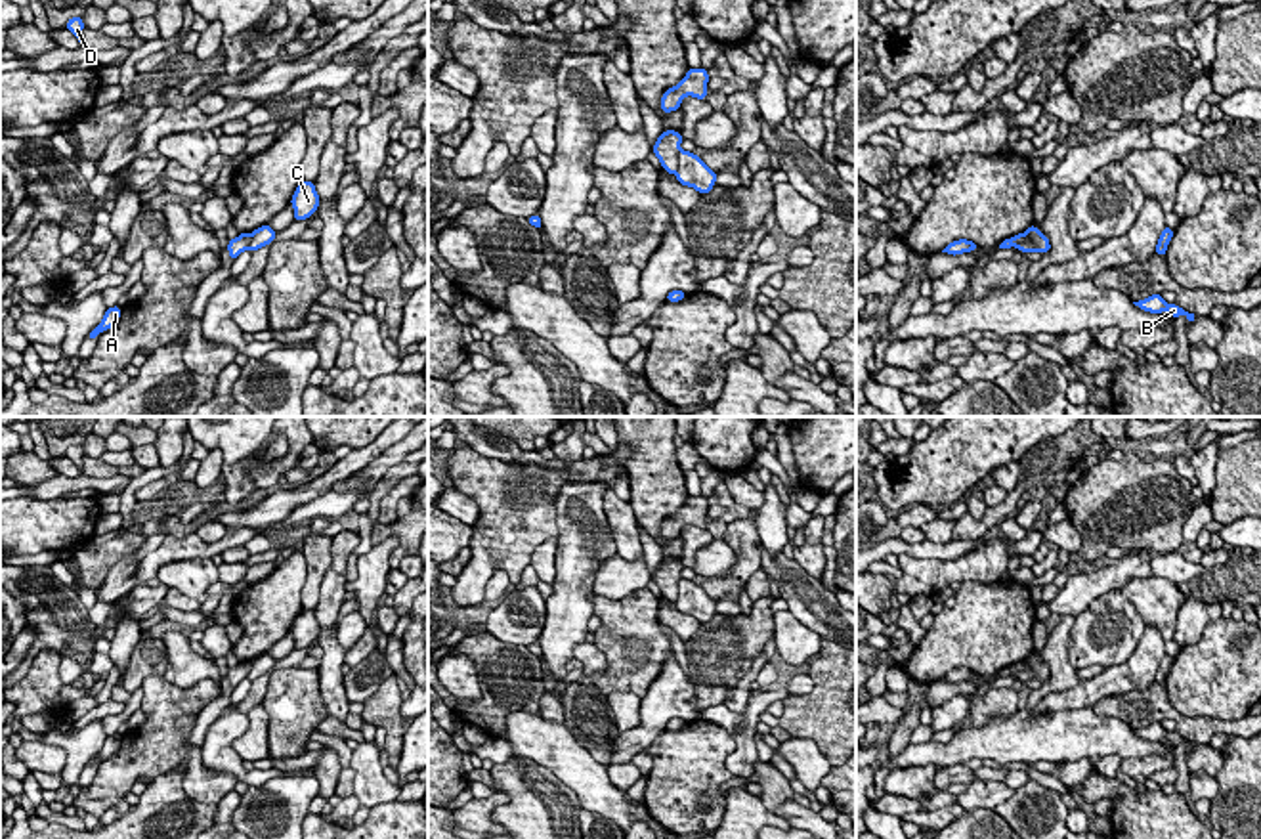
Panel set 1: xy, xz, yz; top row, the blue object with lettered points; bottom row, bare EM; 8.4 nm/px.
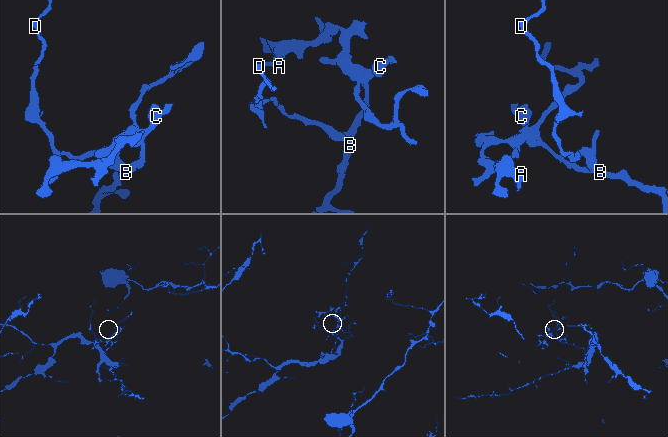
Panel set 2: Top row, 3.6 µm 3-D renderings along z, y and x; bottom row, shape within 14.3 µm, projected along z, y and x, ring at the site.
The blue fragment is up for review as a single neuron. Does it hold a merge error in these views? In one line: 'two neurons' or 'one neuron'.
two neurons

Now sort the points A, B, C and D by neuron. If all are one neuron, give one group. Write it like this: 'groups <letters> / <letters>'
groups A / B C D

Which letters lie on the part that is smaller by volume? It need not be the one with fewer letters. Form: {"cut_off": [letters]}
{"cut_off": ["A"]}

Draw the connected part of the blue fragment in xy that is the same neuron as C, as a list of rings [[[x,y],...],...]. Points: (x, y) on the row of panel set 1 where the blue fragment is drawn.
[[[302,182],[290,199],[290,204],[294,208],[294,220],[308,220],[319,208],[319,203],[321,199],[315,191],[313,182]]]

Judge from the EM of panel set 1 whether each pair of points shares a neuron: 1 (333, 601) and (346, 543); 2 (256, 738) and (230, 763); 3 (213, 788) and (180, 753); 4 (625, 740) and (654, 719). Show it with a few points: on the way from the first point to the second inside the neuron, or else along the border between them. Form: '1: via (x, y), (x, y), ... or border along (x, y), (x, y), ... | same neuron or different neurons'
1: via (333, 587), (339, 557) | same neuron
2: border along (249, 715), (249, 727), (232, 744), (241, 759) | different neurons
3: via (205, 780), (188, 761) | same neuron
4: via (633, 740), (646, 727) | same neuron

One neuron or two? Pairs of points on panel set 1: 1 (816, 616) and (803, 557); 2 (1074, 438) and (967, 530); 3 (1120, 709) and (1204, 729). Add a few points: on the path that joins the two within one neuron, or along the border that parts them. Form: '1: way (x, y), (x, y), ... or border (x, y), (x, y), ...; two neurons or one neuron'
1: border (791, 559), (818, 581); two neurons
2: way (1047, 461), (994, 515); one neuron
3: way (1141, 709), (1164, 709), (1183, 723); one neuron

